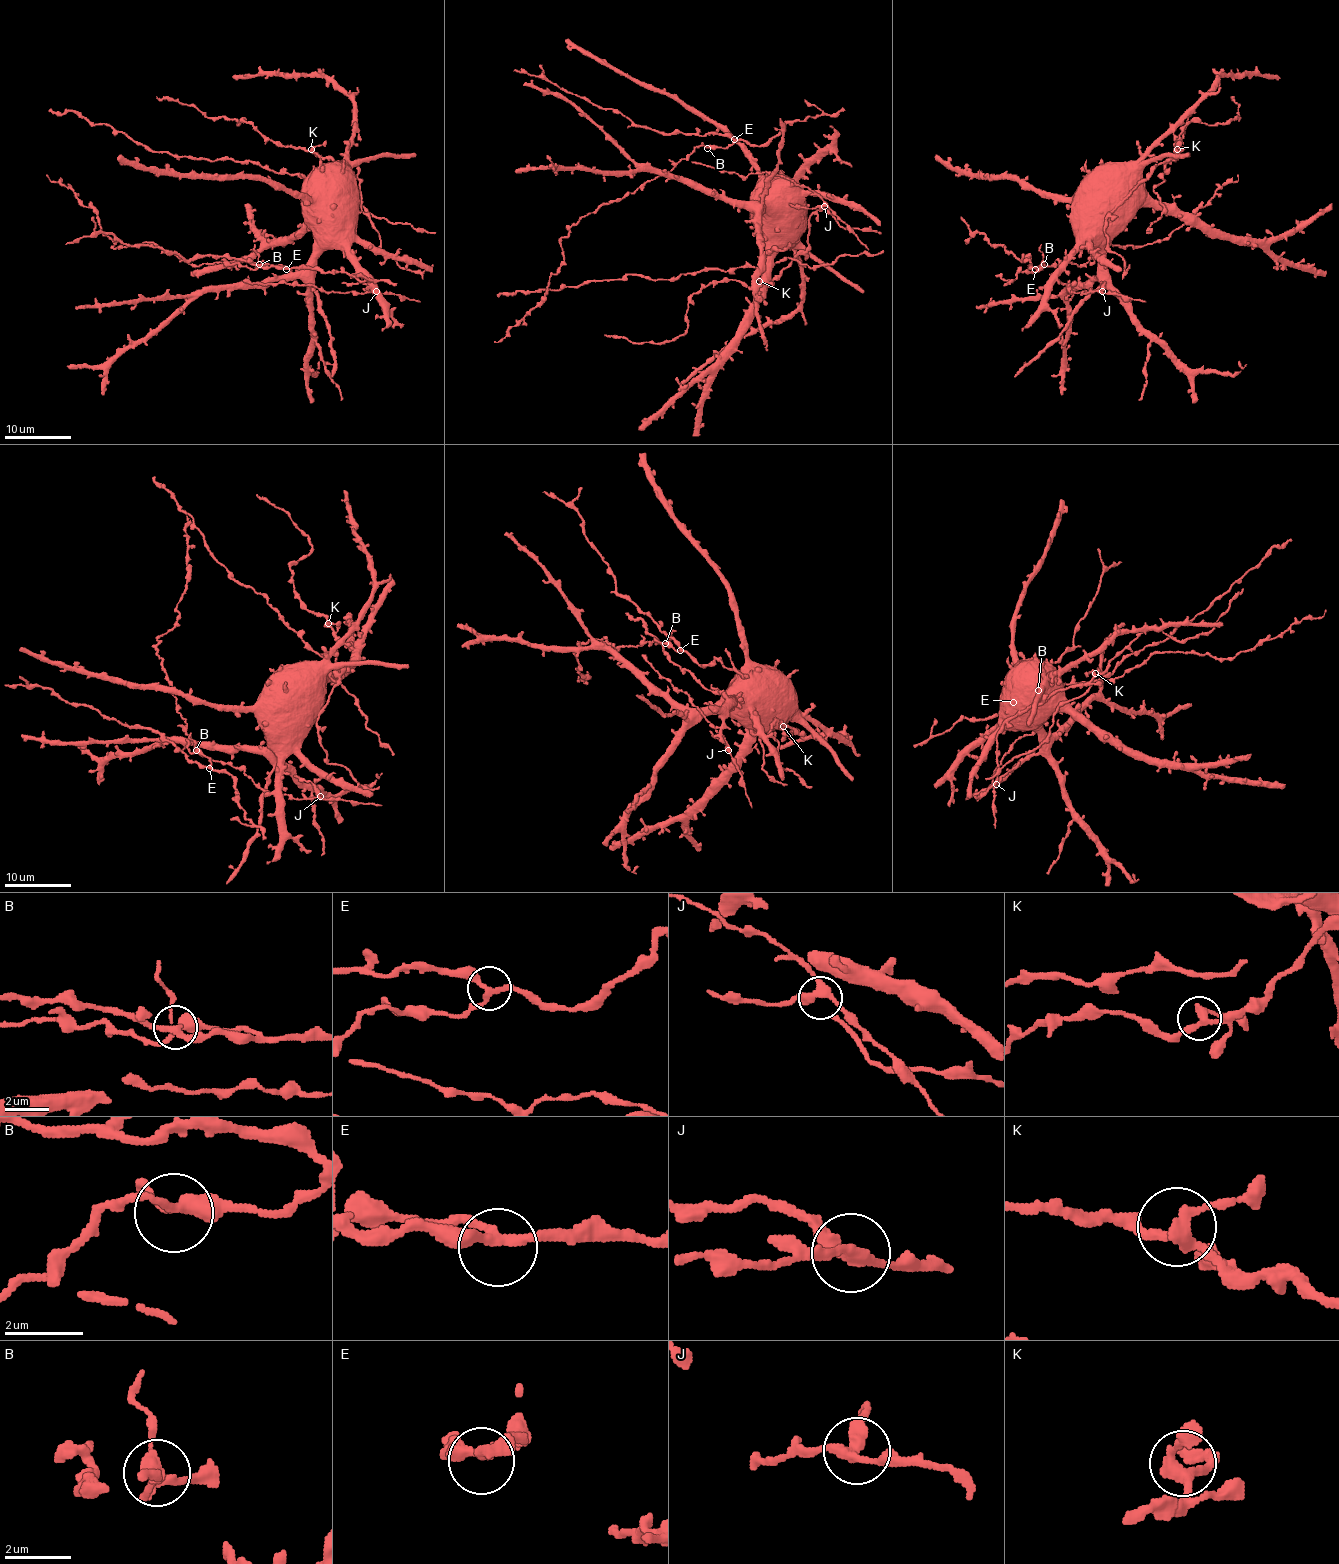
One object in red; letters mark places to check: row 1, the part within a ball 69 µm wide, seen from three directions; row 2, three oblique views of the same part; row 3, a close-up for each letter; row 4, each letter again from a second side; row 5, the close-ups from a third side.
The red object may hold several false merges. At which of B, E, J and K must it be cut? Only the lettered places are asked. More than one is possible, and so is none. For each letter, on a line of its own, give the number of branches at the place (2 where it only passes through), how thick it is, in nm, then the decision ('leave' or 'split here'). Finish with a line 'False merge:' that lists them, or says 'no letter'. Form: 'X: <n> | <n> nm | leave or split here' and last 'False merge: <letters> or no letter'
B: 3 | 320 nm | leave
E: 3 | 240 nm | leave
J: 3 | 320 nm | leave
K: 3 | 300 nm | leave
False merge: no letter

